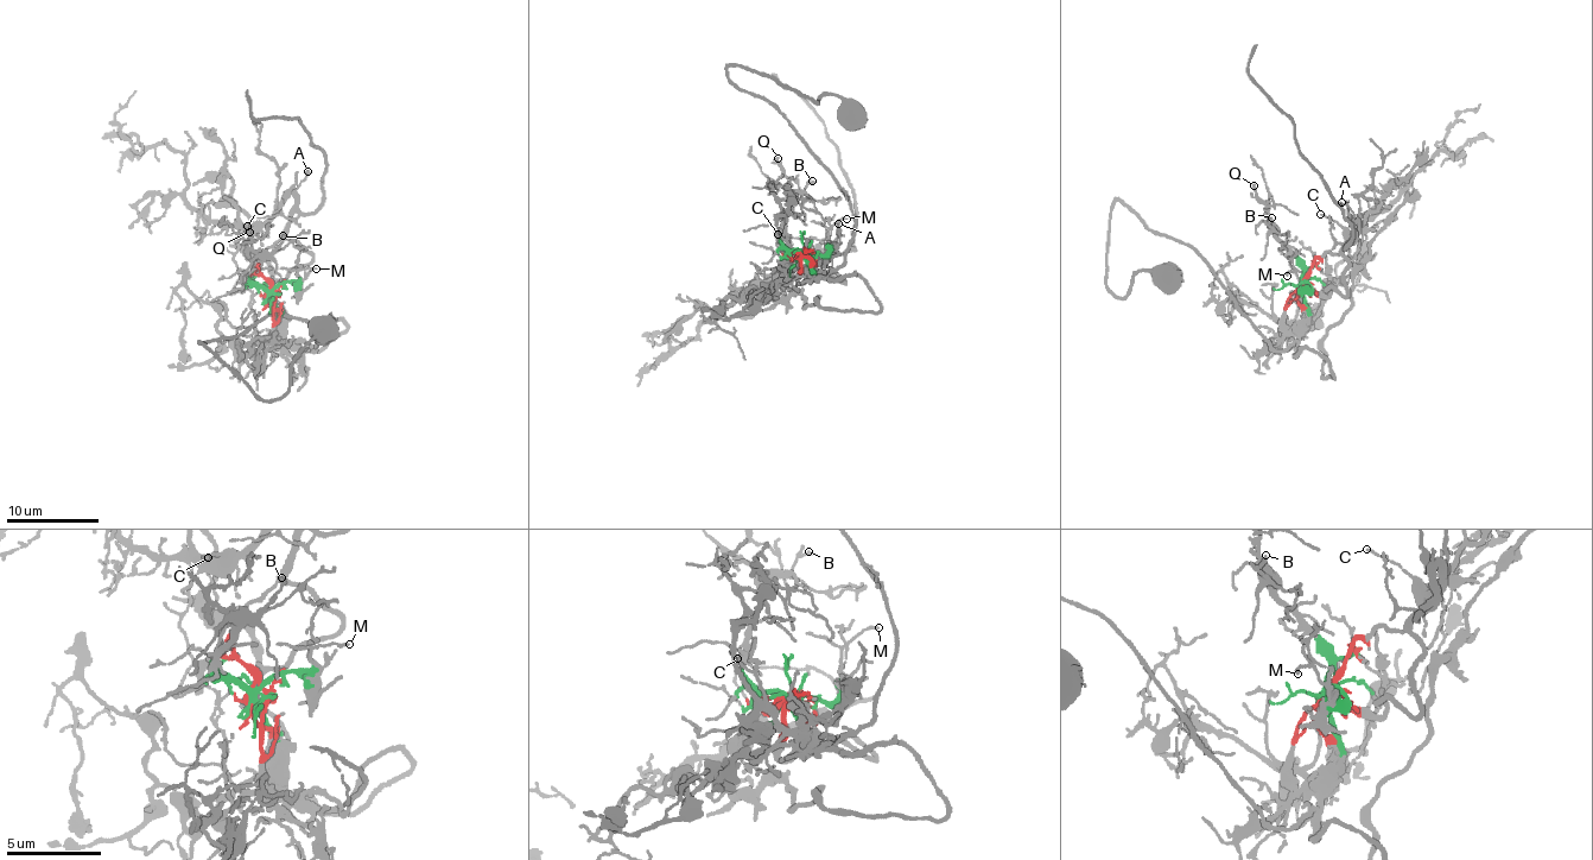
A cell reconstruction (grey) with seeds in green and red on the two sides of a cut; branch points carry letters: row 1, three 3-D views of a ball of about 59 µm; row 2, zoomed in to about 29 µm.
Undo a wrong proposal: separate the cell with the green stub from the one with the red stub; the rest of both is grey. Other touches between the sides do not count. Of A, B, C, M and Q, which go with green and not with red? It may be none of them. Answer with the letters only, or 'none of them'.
B, M, Q

